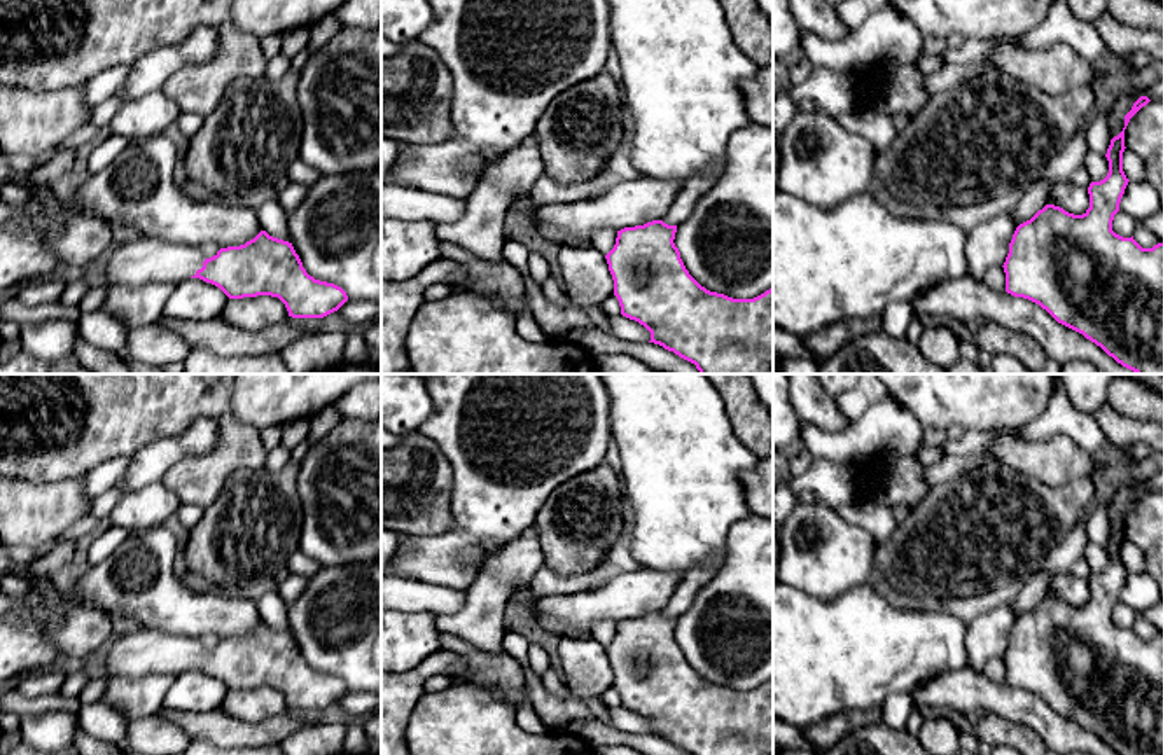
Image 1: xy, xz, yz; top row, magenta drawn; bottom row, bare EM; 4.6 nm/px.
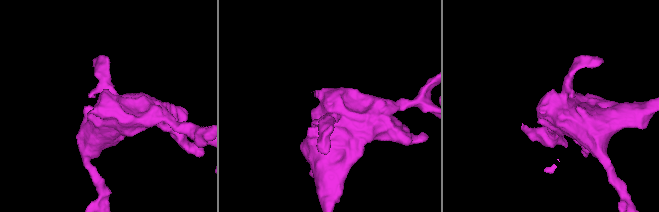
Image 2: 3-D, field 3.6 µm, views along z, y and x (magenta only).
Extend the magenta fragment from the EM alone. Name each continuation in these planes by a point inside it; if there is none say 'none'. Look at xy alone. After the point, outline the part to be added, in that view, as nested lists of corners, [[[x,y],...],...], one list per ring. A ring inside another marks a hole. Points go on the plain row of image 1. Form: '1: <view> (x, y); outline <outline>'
1: xy (137, 652); outline [[[147,627],[122,633],[108,654],[108,675],[129,680],[145,675],[180,675],[203,659],[201,638]]]

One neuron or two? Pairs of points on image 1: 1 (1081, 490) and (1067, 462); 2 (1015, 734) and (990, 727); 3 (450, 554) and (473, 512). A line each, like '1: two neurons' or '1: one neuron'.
1: two neurons
2: one neuron
3: one neuron

